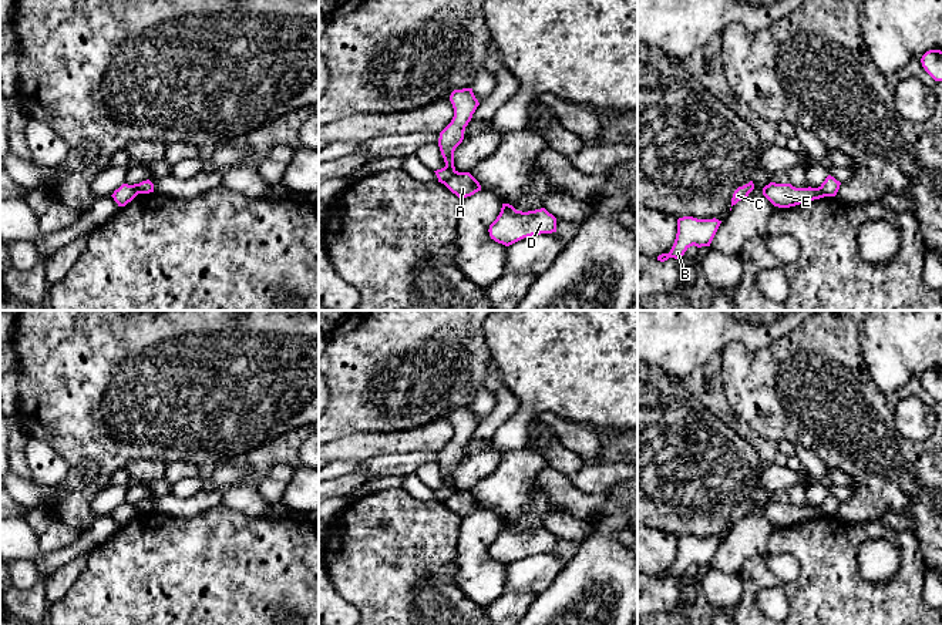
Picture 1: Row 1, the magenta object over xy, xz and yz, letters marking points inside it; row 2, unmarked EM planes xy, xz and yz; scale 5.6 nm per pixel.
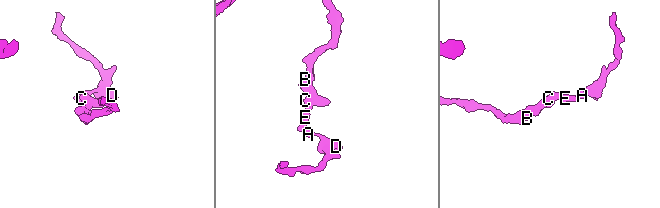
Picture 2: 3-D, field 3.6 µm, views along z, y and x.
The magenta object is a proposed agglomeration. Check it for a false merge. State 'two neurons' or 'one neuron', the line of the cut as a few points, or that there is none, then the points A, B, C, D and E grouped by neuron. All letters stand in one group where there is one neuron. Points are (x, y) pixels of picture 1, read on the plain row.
two neurons; cut xz (457, 490), (444, 503); groups A D / B C E

